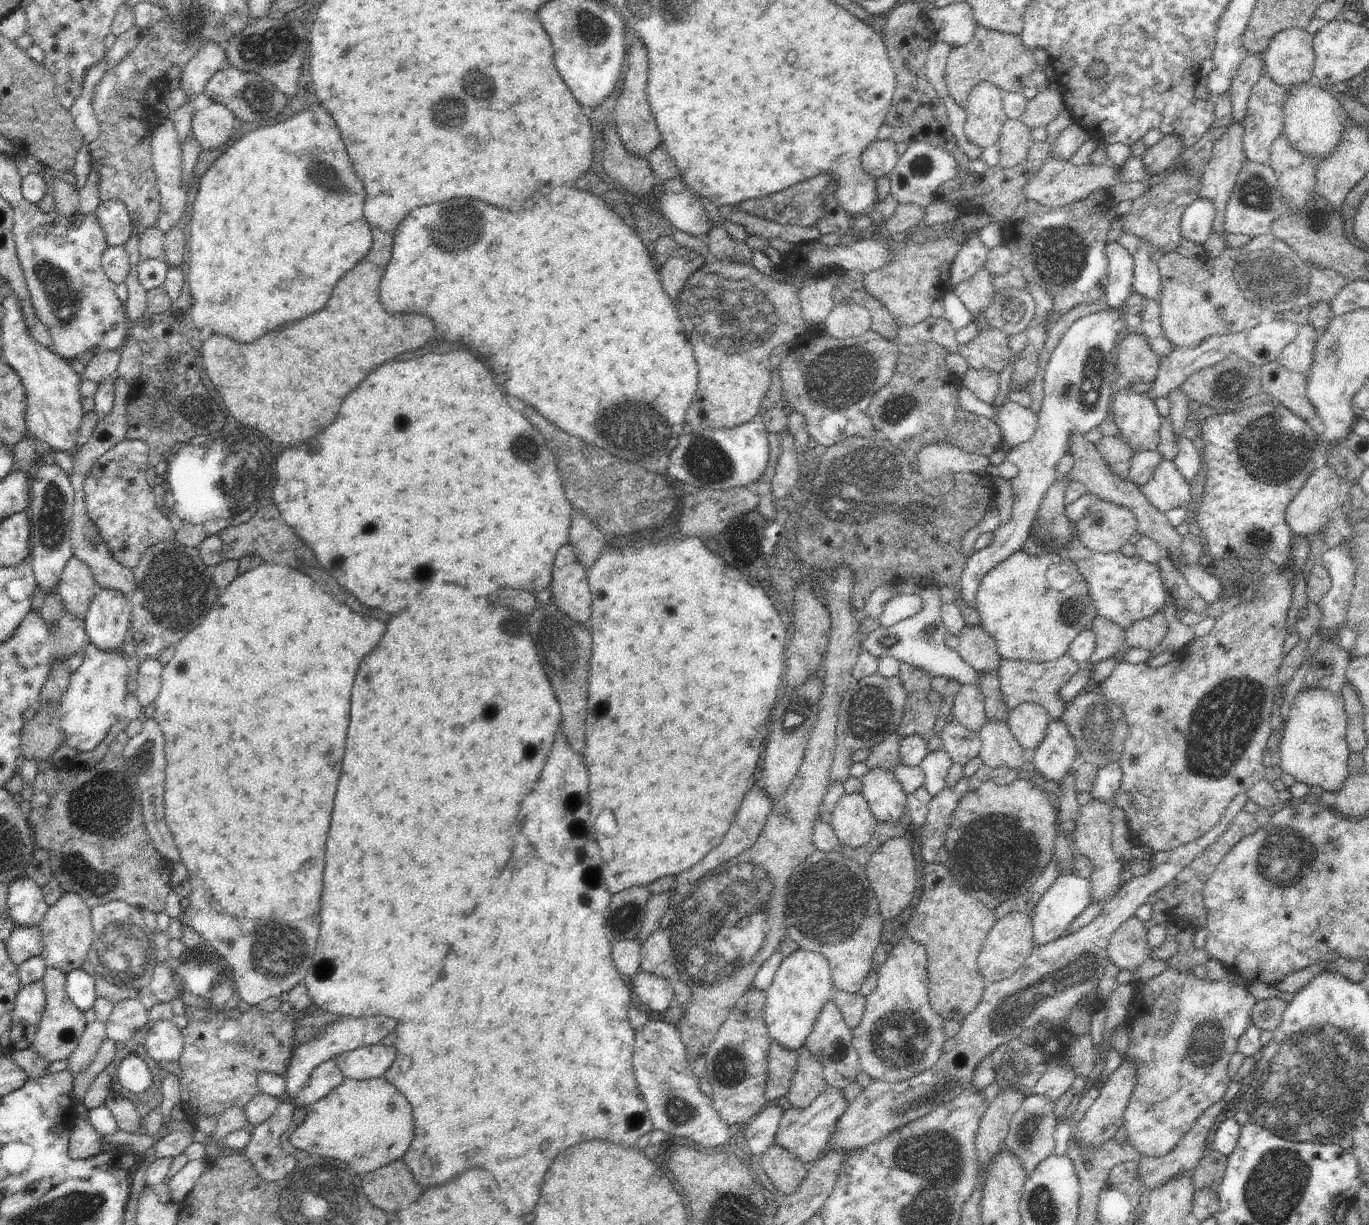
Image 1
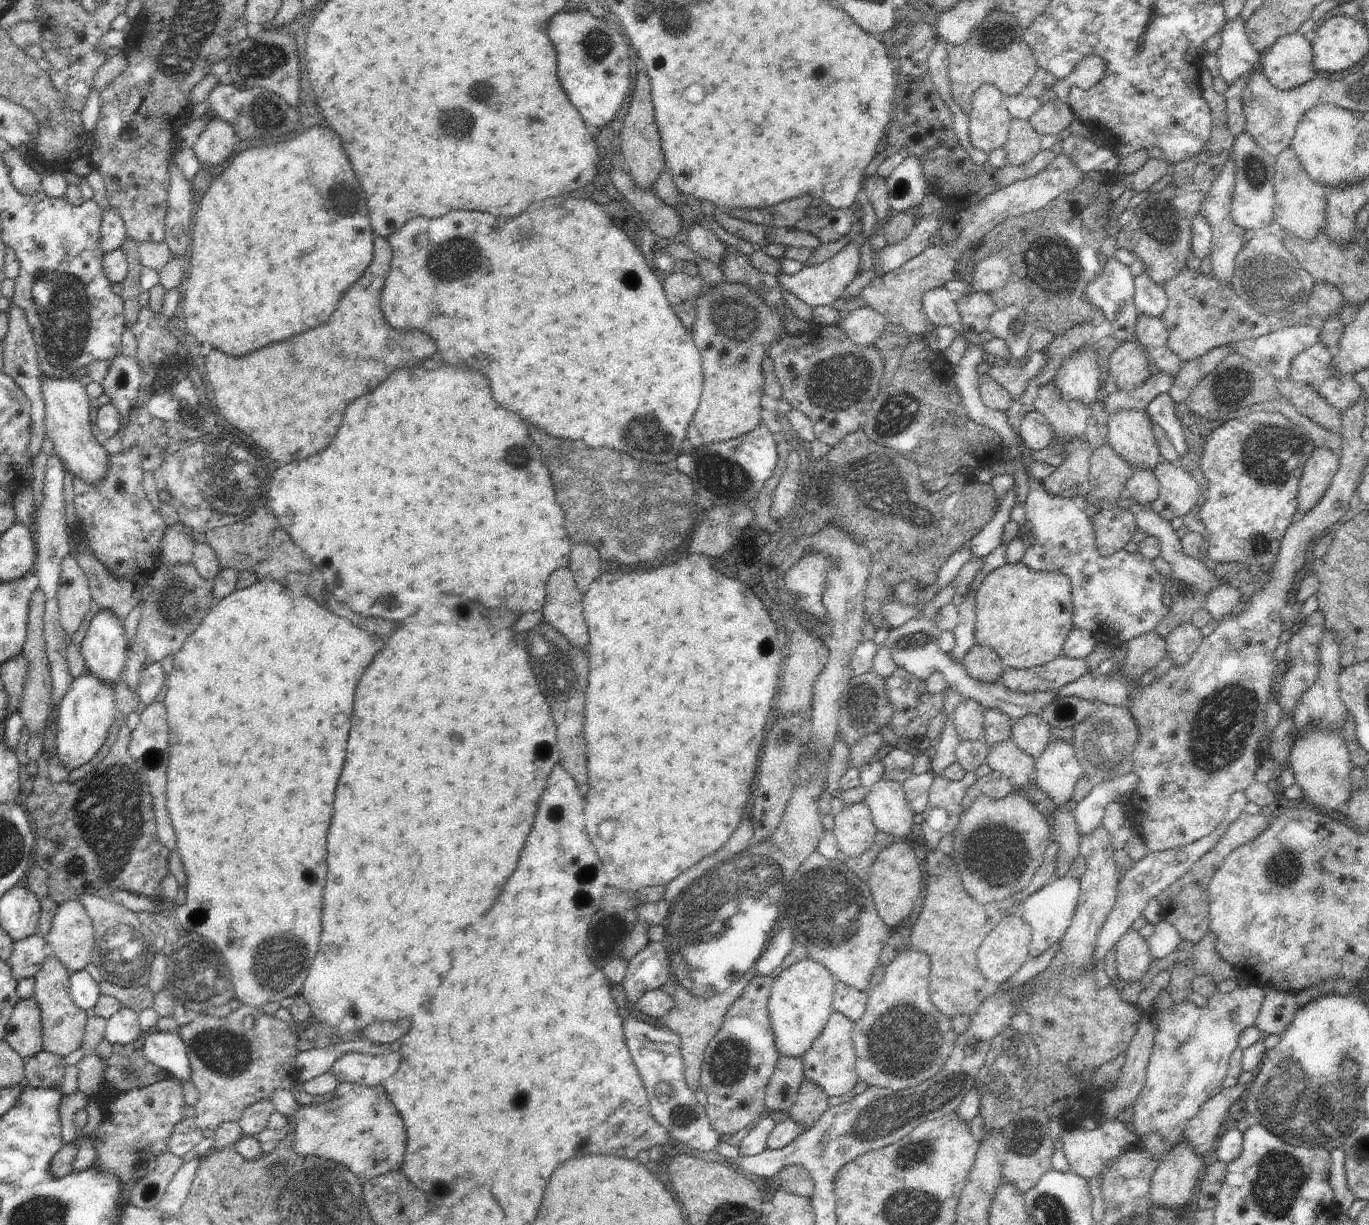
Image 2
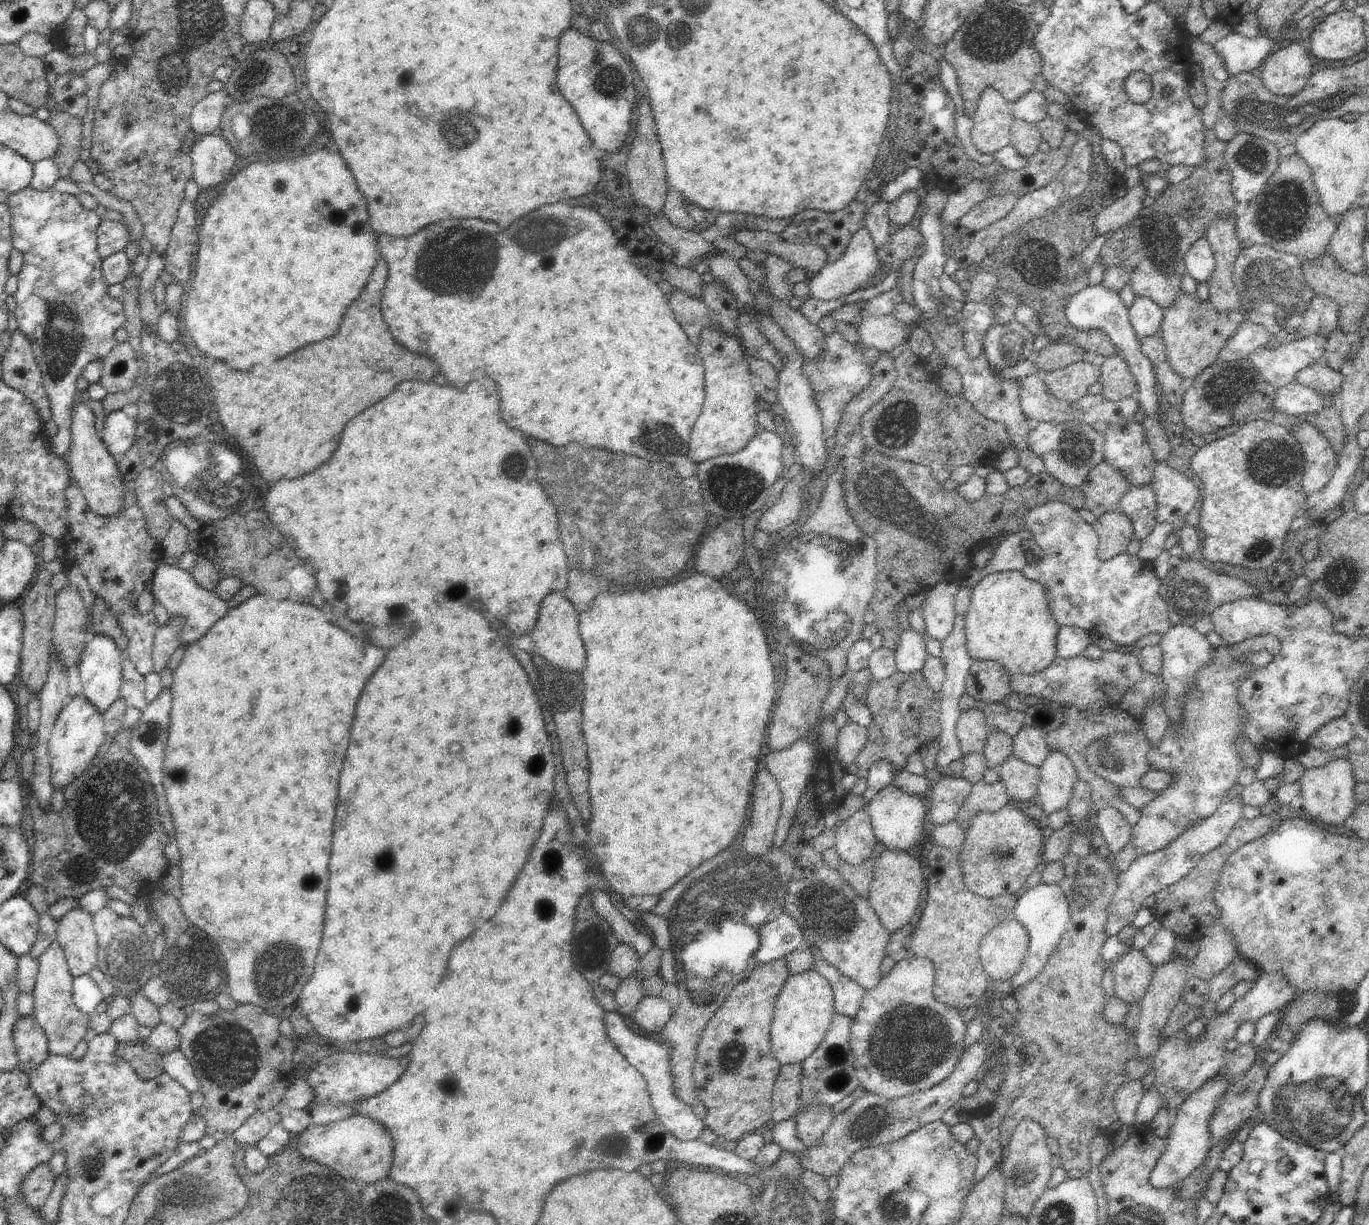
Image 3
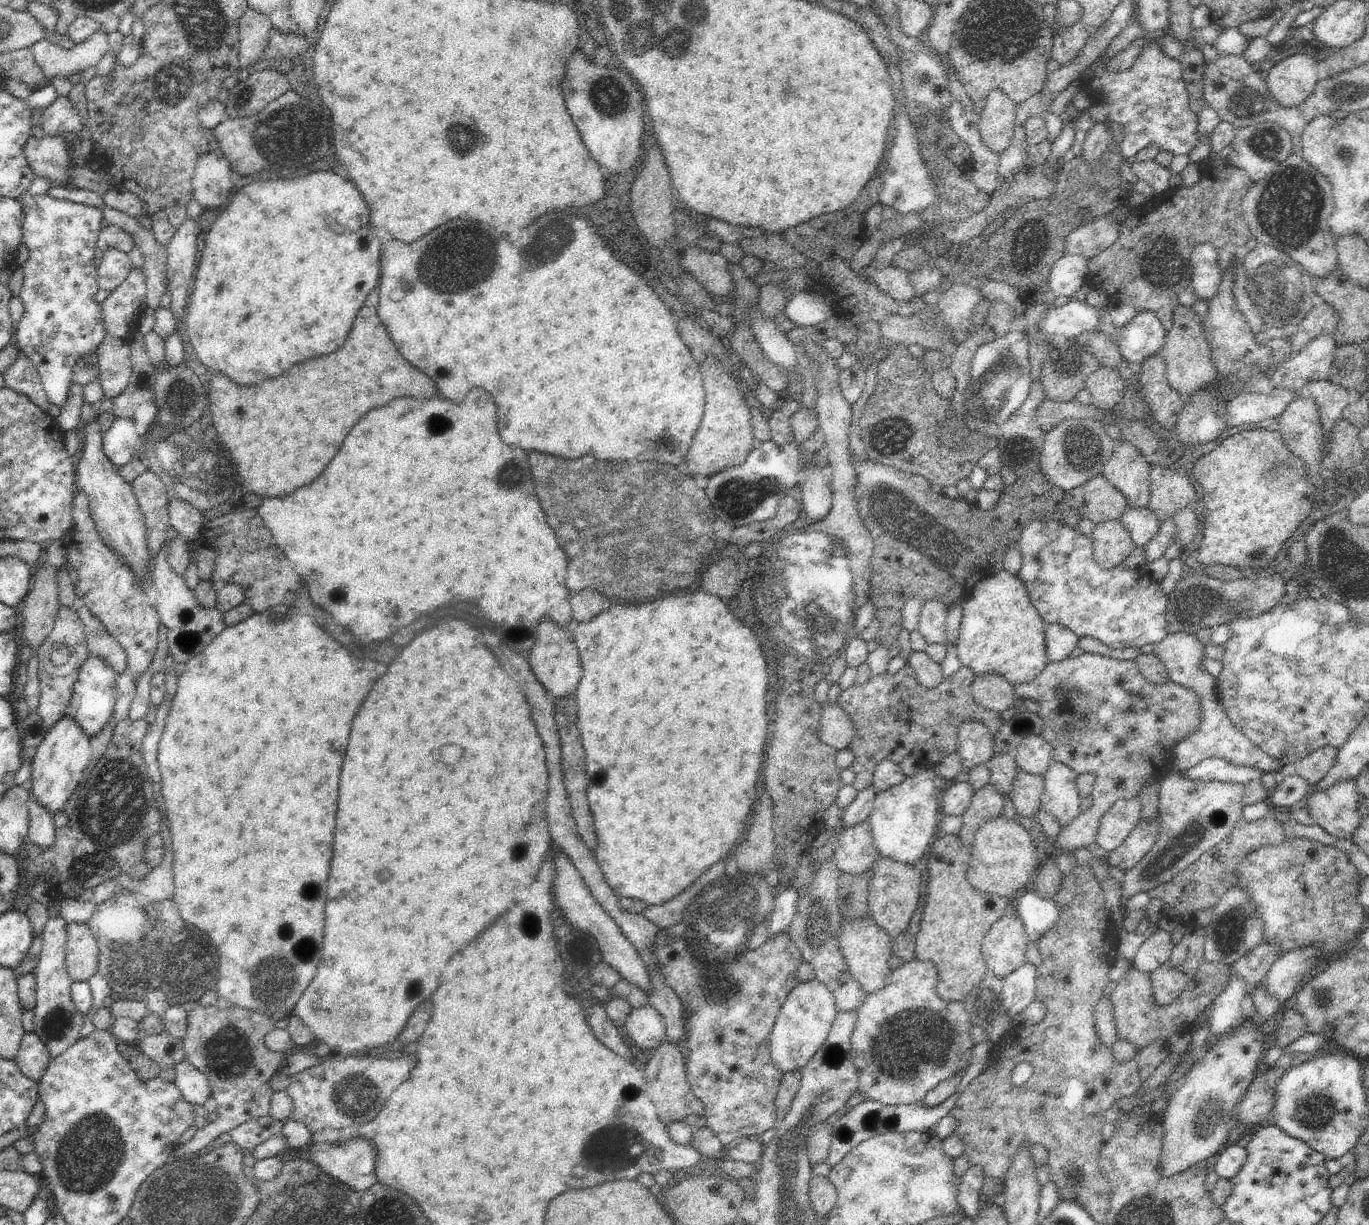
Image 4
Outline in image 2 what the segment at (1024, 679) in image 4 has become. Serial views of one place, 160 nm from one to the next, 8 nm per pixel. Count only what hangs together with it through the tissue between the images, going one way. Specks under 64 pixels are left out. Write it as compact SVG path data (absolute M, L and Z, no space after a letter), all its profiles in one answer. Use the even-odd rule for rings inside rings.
M1023 562L1006 563L996 568L984 578L975 594L975 643L992 648L1005 663L1006 667L1028 669L1055 660L1062 654L1068 632L1074 628L1072 614L1072 582L1060 570L1034 571Z

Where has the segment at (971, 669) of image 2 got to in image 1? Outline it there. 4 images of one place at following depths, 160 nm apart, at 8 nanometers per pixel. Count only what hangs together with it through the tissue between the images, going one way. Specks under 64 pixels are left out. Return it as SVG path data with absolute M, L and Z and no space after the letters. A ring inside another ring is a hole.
M979 624L962 630L957 651L978 674L998 671L1001 665L995 640Z

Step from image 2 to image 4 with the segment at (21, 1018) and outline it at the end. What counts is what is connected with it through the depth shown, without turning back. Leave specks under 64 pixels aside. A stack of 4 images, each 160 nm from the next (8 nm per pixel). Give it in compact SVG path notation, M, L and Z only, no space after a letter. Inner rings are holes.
M25 1032L14 1059L24 1076L39 1082L52 1058L48 1052L48 1047L41 1042L35 1033Z

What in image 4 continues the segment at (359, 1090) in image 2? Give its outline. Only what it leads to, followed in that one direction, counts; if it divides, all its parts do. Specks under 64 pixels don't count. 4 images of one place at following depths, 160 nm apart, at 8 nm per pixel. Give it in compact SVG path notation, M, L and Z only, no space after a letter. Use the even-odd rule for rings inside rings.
M352 1138L340 1144L311 1144L306 1156L330 1176L341 1180L356 1192L364 1192L377 1182L375 1147L366 1138Z

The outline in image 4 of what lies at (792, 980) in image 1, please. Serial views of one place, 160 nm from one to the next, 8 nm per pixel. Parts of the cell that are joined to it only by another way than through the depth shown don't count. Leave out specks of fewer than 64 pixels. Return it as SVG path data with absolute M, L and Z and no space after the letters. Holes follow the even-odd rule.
M816 978L807 983L799 982L788 994L769 1034L769 1049L773 1063L784 1075L802 1070L810 1062L824 1044L837 1011L833 992Z

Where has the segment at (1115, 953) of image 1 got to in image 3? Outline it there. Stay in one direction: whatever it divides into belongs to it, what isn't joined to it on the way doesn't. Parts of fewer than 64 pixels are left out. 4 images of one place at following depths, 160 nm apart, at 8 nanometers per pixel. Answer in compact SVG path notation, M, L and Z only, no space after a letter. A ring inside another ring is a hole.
M1133 946L1114 962L1115 995L1129 1006L1141 1004L1156 967Z

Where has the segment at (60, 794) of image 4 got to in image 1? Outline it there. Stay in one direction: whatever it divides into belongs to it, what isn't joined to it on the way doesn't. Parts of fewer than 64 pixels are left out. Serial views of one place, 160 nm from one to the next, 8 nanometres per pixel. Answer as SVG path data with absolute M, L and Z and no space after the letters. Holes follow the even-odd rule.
M91 648L80 667L71 674L70 685L58 704L58 716L66 744L75 748L78 755L94 751L106 739L112 724L125 709L125 700L132 685L129 662L124 657L122 650L104 652Z

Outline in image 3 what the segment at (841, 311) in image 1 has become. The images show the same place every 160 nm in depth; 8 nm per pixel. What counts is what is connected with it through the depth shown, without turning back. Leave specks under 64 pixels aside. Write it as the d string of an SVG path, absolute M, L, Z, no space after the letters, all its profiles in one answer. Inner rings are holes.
M892 313L880 317L868 314L856 330L865 348L874 346L881 352L889 352L896 346L906 344L912 333L907 324Z

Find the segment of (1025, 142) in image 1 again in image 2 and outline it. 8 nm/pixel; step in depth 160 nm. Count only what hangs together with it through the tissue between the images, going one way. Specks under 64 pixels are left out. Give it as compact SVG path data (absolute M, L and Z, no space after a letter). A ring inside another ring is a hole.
M1013 118L1009 125L1004 150L1008 165L1022 165L1030 162L1038 152L1041 152L1041 135L1030 126L1030 122Z

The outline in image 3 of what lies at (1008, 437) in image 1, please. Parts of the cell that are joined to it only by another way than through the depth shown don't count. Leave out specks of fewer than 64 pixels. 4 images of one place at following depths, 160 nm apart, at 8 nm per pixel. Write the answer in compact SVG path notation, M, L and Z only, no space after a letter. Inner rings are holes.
M1082 422L1040 423L1028 434L1029 449L1039 456L1048 471L1065 490L1078 488L1086 475L1105 460L1105 435Z

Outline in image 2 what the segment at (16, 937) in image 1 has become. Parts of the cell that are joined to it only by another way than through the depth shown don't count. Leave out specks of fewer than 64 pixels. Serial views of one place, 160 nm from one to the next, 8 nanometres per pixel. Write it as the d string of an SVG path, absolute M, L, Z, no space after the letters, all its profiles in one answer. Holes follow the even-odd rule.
M37 932L13 943L12 956L9 960L11 975L17 982L32 979L41 969L48 953L47 942Z

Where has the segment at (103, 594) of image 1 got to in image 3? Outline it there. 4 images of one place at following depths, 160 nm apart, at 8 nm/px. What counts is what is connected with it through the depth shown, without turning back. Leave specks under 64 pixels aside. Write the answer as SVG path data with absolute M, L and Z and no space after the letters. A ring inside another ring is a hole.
M96 635L89 637L85 651L79 657L80 682L82 683L82 694L86 700L95 706L103 715L117 701L120 694L123 675L123 661L119 646L112 637Z

